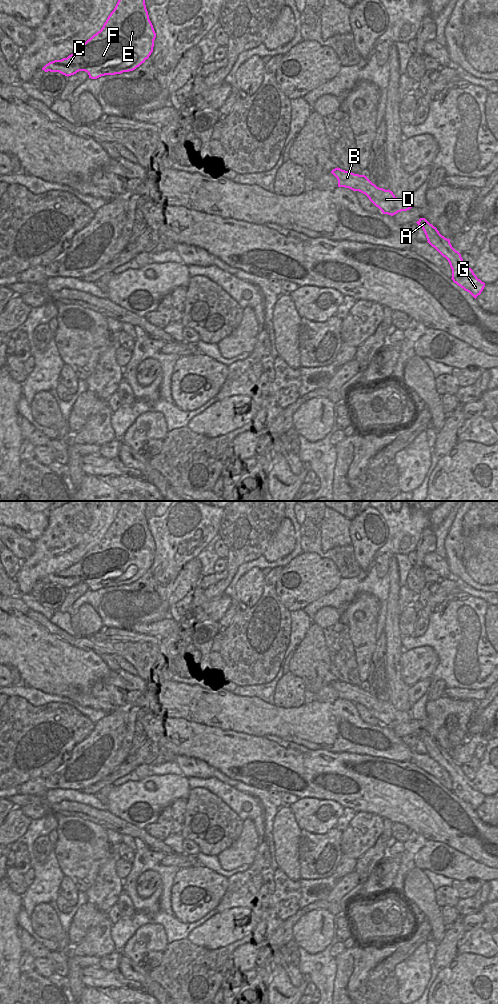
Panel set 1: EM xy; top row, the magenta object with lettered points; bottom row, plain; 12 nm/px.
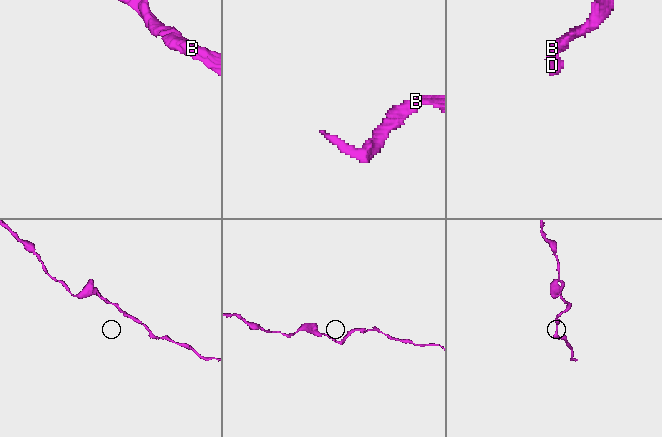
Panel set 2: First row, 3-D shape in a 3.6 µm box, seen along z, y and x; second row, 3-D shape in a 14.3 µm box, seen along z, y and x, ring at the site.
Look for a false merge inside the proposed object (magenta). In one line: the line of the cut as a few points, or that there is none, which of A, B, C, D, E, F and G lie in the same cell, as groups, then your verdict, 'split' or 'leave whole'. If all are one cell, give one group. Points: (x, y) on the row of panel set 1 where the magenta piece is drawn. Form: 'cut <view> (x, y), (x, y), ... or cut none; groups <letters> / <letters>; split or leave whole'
cut none; groups A B C D E F G; leave whole

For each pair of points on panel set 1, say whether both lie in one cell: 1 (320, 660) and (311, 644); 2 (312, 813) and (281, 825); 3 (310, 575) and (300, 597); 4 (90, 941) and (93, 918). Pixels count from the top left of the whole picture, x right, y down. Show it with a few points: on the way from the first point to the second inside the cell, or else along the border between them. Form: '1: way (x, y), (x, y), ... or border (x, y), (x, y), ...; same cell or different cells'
1: way (316, 656), (312, 652), (312, 648); same cell
2: border (288, 806), (300, 830); different cells
3: way (305, 580), (300, 585), (300, 592); same cell
4: border (107, 915), (92, 926), (76, 943); different cells

